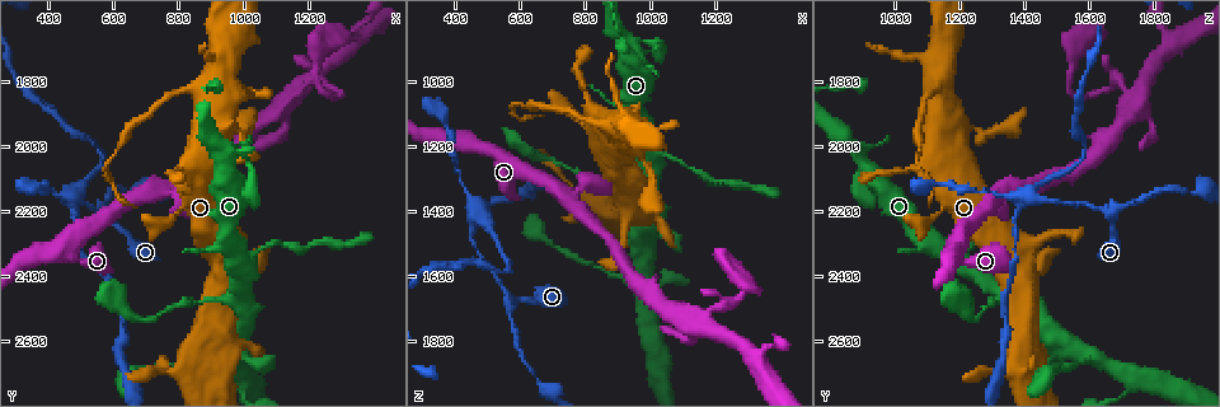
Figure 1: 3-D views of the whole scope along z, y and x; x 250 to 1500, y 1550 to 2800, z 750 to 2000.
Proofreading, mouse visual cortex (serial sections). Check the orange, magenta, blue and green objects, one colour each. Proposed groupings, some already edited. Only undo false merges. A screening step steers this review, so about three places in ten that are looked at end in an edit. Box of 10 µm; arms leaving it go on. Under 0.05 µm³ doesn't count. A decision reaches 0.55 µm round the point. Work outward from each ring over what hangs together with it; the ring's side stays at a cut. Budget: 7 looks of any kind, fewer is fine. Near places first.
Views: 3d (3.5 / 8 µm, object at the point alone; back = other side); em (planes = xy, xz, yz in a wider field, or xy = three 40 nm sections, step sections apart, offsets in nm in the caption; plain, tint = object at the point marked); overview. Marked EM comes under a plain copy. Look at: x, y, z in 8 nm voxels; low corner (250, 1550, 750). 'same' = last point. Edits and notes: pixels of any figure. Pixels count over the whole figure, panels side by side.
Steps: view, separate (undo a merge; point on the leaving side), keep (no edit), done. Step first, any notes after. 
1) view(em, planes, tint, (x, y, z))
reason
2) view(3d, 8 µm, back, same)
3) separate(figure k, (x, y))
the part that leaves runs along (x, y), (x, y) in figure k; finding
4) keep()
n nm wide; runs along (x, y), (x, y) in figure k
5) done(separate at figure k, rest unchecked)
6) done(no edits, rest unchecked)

view(3d, 3.5 µm, (800, 1830, 1120))
calibre changes

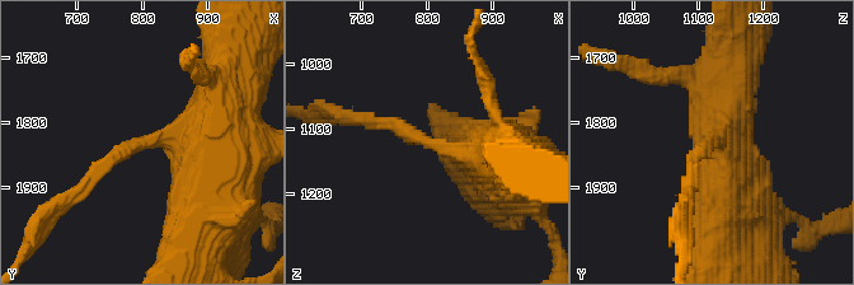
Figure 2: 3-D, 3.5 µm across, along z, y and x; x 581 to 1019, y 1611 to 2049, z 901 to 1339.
view(em, xy, step 5, tint, (810, 1830, 1125))

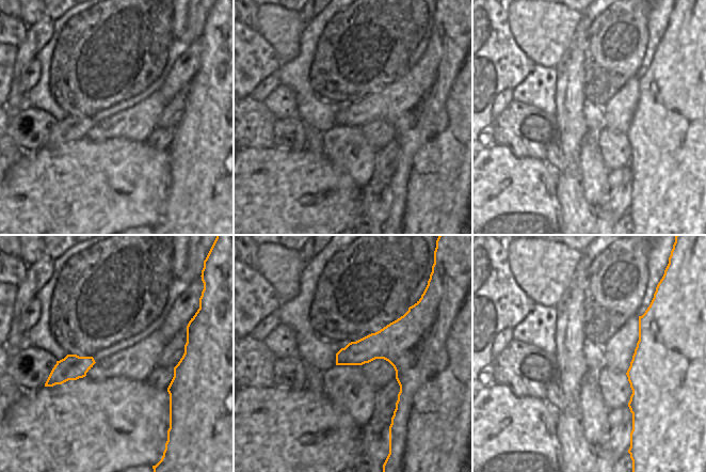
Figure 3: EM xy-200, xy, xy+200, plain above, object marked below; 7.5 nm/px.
separate(figure 2, (112, 159))
arms of 150, 700 nm; border along (351, 349), (352, 355), (343, 364) in figure 3; a second cell is stuck on

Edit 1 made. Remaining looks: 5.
view(3d, 3.5 µm, (1000, 2350, 1200))

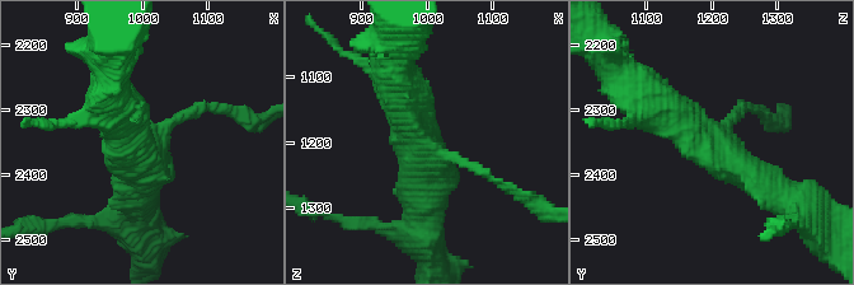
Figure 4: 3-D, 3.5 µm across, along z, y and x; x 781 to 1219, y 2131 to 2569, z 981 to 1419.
view(em, xy, step 5, tint, (995, 2360, 1205))

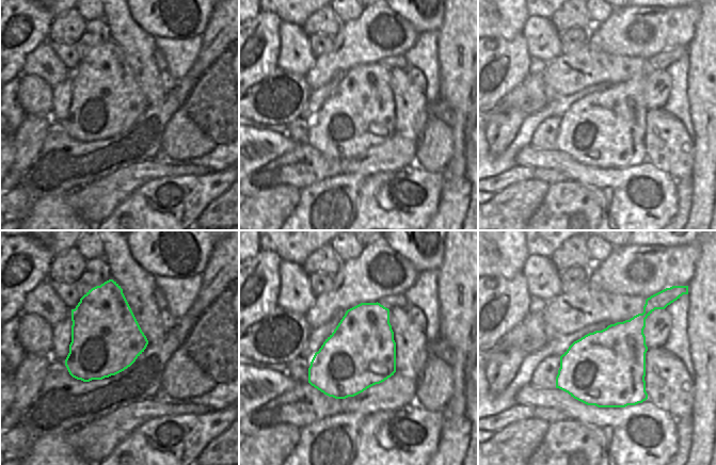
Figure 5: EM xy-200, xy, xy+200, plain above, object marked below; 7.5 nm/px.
view(em, xy, step 3, tint, same)

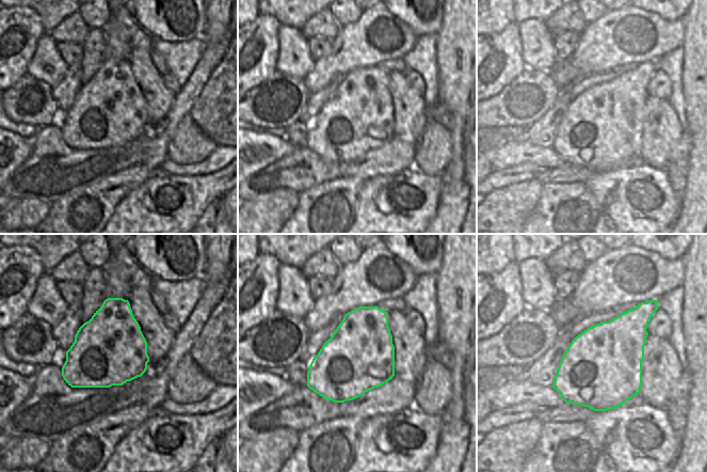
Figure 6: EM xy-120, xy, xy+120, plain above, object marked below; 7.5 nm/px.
keep()
arms of 150, 450, 500 nm; runs along (655, 103), (784, 197) in figure 4; continuous, no second cell

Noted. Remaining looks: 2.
view(3d, 3.5 µm, (580, 2220, 1670))
arms part here

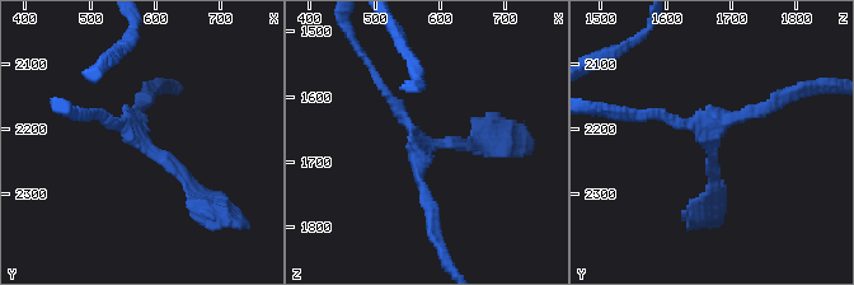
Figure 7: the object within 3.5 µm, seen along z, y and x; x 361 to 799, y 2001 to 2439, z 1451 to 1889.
view(em, xy, step 1, tint, (570, 2210, 1675))

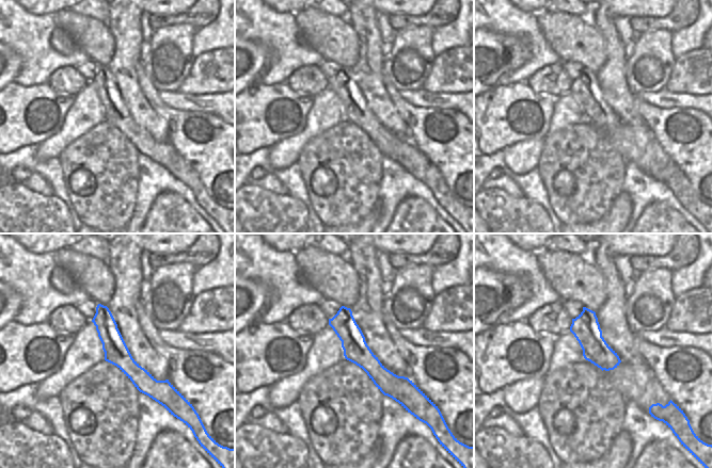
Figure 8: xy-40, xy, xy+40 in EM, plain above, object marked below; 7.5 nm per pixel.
keep()
arms of 150, 150, 150 nm; runs along (202, 196), (128, 126), (93, 113) in figure 7; continuous, no second cell

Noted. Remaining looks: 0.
done(separate at figure 2, rest unchecked)

